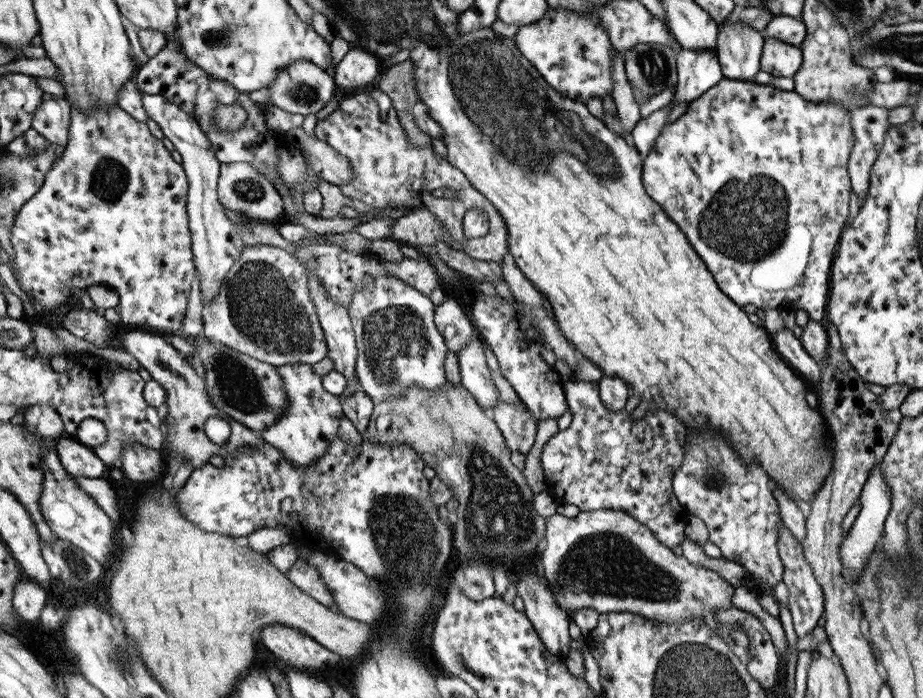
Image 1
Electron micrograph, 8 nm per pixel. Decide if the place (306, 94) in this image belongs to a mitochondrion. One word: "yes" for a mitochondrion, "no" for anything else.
yes

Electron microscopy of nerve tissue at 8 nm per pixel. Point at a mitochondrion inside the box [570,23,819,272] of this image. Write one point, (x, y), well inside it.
(746, 221)

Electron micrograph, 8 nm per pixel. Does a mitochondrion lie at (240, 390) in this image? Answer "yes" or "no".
yes

